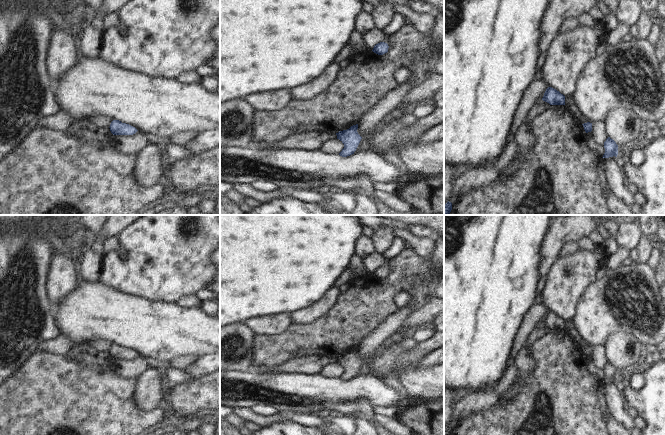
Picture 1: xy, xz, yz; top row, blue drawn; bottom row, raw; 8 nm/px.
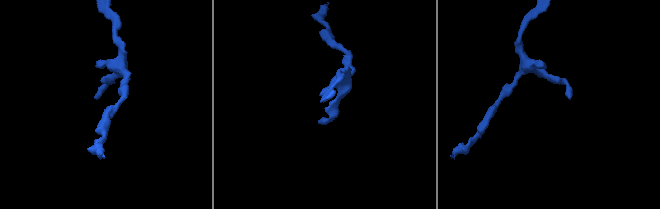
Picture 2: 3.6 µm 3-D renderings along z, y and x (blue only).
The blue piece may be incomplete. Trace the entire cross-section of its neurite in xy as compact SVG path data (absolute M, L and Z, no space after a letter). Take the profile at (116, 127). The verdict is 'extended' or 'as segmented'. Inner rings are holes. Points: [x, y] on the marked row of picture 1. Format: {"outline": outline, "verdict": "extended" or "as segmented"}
{"outline": "M113 120L109 128L113 135L133 135L138 131L135 127L119 120Z", "verdict": "as segmented"}

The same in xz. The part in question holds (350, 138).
{"outline": "M358 124L351 126L347 130L339 131L336 133L337 139L339 139L343 144L344 148L339 153L342 157L347 157L356 151L362 137L357 132Z", "verdict": "as segmented"}

